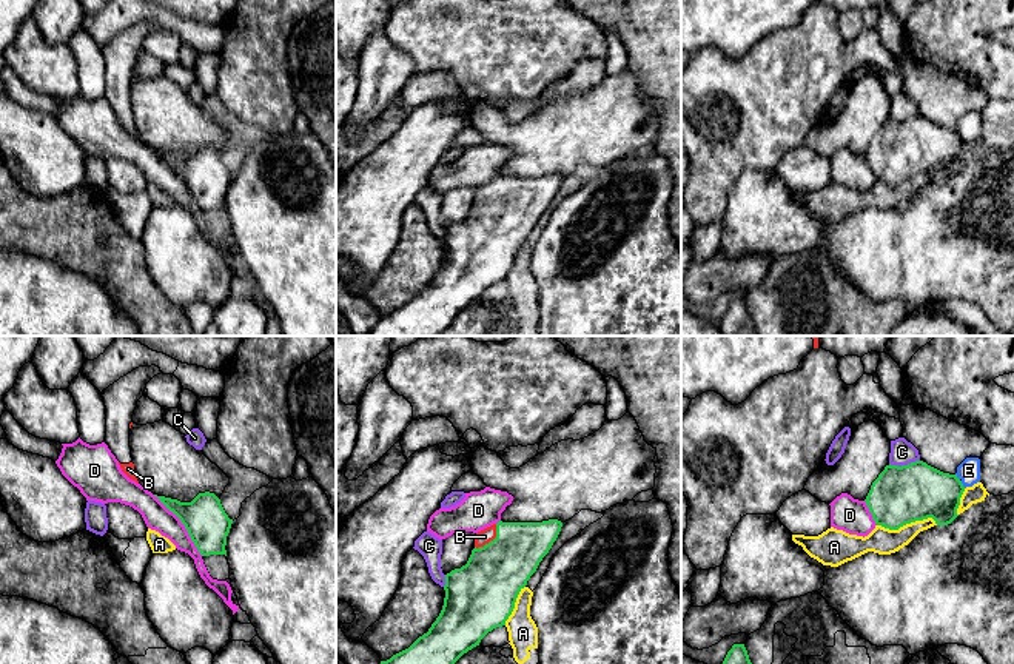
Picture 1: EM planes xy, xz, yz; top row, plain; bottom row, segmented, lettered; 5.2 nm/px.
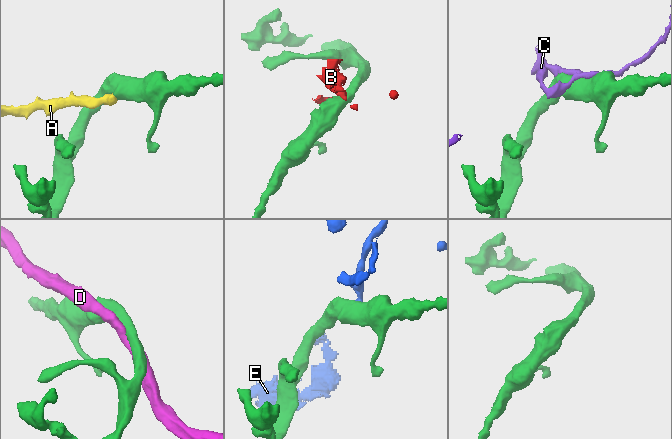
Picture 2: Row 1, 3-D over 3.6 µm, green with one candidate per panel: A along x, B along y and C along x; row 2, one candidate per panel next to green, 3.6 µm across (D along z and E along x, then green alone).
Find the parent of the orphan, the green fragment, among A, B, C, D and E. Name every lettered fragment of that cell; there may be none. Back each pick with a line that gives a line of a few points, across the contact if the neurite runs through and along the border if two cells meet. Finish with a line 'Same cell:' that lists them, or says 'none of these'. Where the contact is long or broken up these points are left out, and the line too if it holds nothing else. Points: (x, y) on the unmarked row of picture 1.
B: line xz (486, 244), (490, 231), (490, 196), (484, 191)
Same cell: B

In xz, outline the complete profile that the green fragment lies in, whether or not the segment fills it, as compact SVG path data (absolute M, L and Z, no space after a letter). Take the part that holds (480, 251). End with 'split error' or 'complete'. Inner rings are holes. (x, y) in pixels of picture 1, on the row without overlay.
M496 177L476 188L475 203L465 220L445 230L444 260L427 288L408 303L381 316L367 336L441 336L455 317L505 276L515 263L519 246L527 240L542 213L561 186L562 177Z | split error

